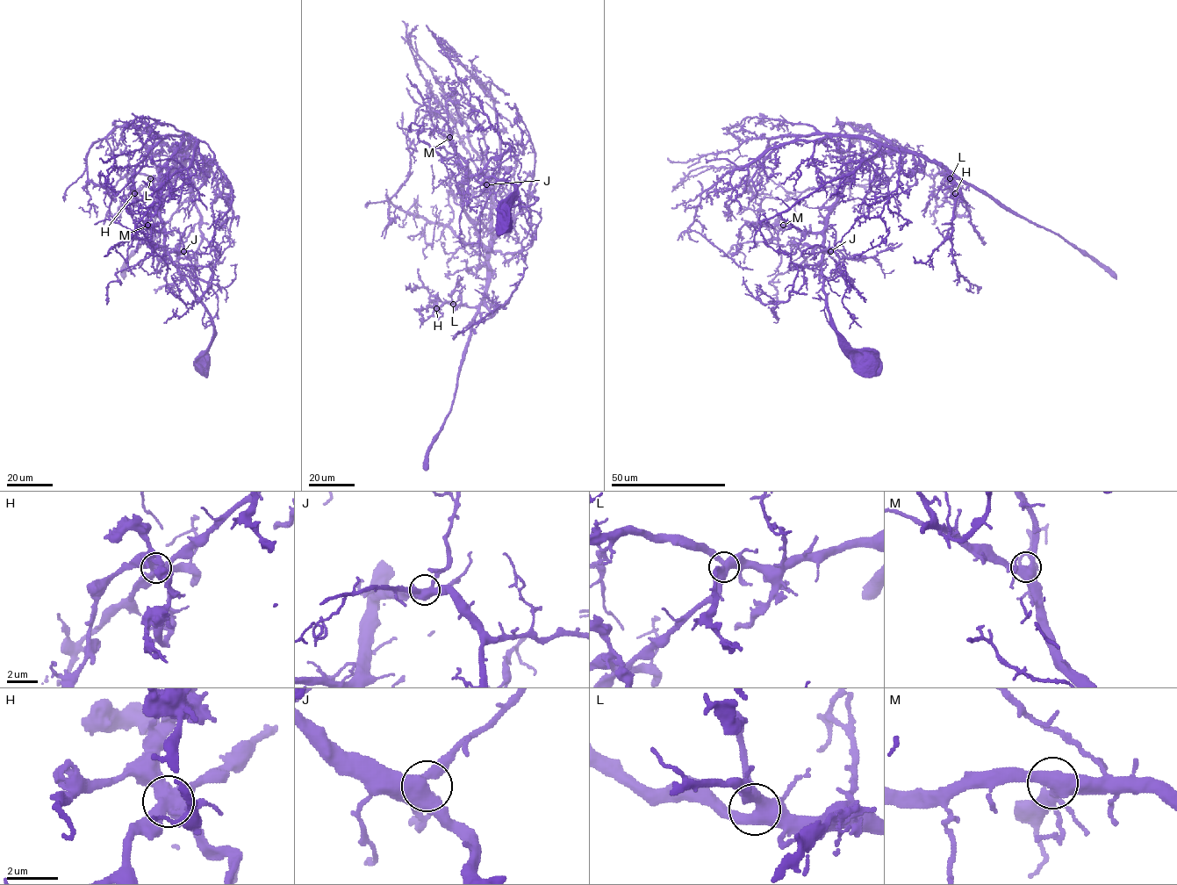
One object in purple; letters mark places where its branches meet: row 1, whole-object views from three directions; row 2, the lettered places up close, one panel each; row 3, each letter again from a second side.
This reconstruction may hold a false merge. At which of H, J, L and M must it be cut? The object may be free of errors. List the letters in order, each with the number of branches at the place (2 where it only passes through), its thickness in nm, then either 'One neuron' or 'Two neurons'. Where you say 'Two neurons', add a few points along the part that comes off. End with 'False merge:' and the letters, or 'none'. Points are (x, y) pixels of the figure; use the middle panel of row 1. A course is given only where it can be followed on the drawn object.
H: Branches: 5. Thickness 500 nm. Two neurons. Course of the part to remove: (436, 308), (434, 306), (414, 308)
J: Branches: 4. Thickness 500 nm. One neuron
L: Branches: 4. Thickness 480 nm. One neuron
M: Branches: 4. Thickness 480 nm. One neuron
False merge: H

